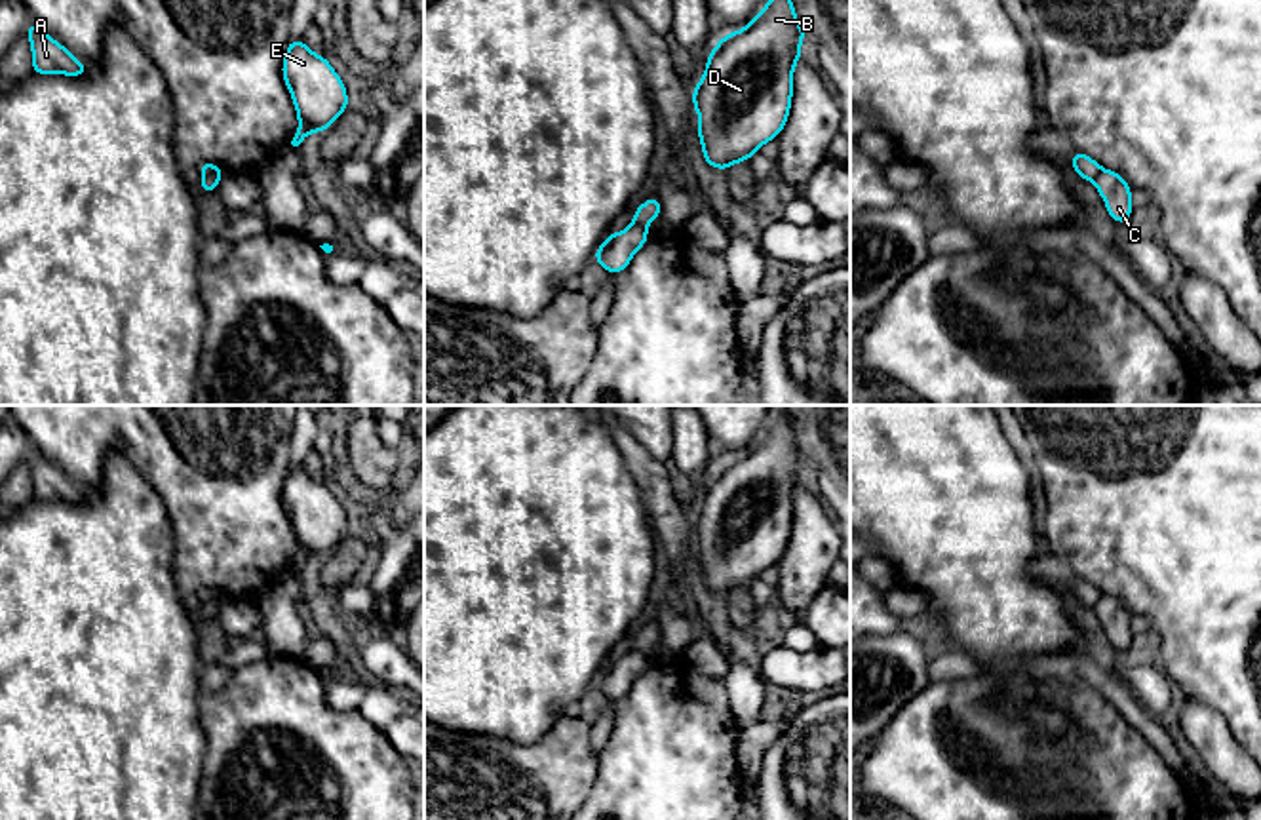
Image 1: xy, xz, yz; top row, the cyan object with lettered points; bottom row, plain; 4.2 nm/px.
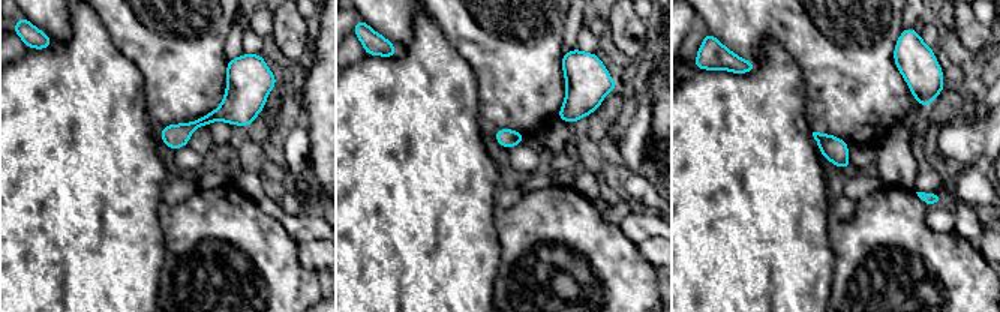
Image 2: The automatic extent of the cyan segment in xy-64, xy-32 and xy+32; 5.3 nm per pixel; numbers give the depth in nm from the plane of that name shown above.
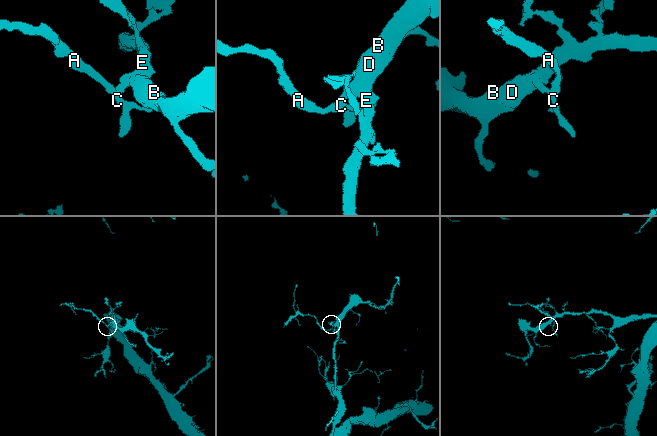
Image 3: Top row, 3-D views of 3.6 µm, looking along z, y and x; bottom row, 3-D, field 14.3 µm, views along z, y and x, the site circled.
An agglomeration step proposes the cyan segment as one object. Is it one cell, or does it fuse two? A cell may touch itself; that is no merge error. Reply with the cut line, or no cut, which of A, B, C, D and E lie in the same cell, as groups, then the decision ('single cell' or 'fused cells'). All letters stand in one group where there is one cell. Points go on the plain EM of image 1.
cut in xy along (202, 598), (219, 605); A C / B D E; fused cells

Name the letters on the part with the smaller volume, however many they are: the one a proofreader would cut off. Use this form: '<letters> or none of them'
A, C

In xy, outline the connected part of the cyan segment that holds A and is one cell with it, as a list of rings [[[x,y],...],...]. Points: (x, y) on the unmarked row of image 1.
[[[29,449],[25,460],[30,466],[32,500],[86,502],[86,491],[63,470],[53,466],[38,451]]]

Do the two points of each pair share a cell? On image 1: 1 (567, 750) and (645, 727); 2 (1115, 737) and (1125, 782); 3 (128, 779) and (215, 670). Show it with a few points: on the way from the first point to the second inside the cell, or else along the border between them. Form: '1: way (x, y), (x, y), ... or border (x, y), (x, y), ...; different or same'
1: border (600, 754), (600, 771), (586, 798); different
2: way (1115, 748), (1115, 771); same
3: border (202, 666), (198, 685); different

